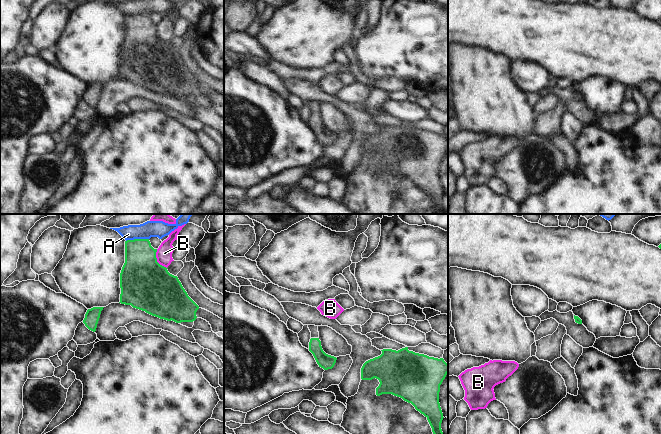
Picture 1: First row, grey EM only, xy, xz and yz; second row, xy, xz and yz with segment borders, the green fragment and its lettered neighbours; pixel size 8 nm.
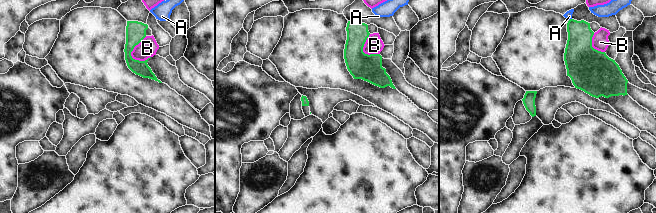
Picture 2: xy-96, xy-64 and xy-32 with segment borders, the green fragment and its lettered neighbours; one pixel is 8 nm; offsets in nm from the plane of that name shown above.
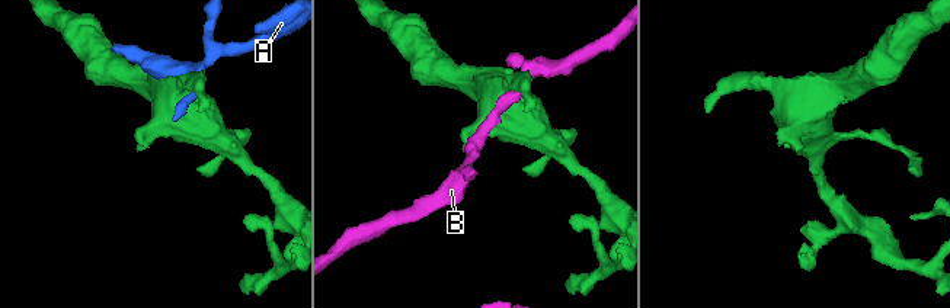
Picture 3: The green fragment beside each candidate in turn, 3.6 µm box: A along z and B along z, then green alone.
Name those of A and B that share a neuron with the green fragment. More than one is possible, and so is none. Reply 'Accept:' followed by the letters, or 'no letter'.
Accept: no letter

